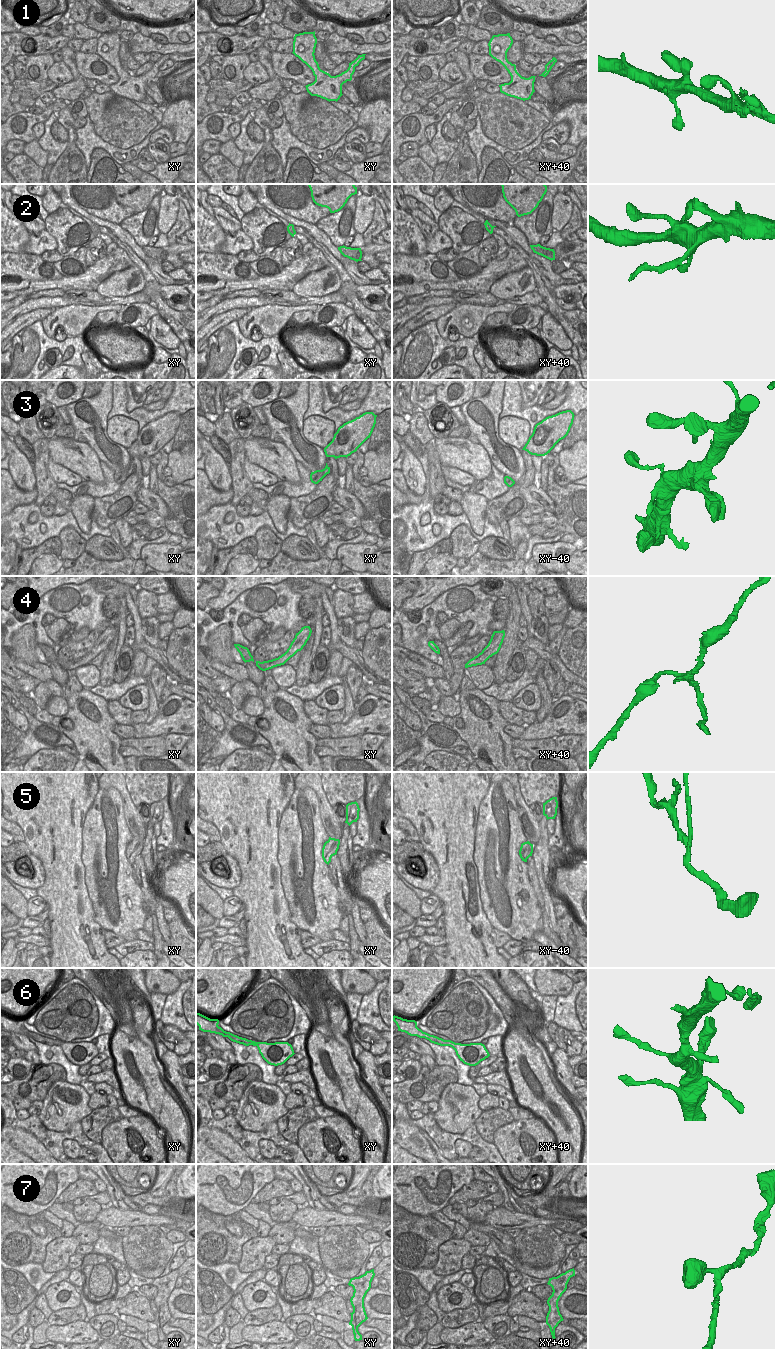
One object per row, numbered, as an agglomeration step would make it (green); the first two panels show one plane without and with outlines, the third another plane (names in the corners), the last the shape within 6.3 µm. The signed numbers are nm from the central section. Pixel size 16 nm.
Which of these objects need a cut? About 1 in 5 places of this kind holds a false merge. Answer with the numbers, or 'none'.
4, 5

